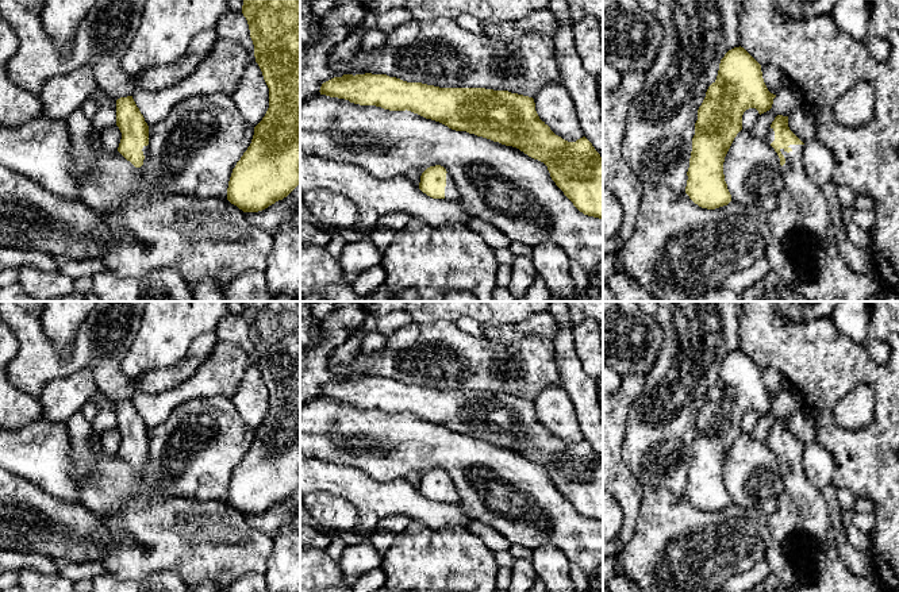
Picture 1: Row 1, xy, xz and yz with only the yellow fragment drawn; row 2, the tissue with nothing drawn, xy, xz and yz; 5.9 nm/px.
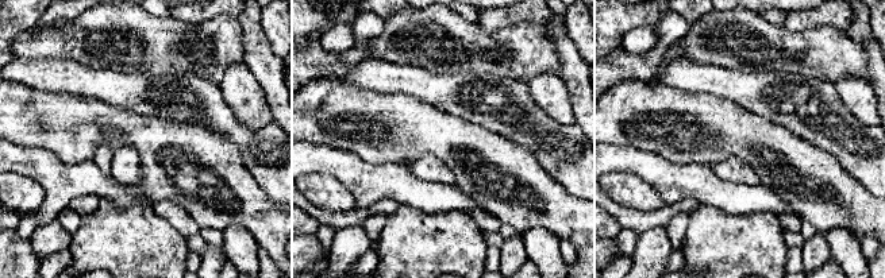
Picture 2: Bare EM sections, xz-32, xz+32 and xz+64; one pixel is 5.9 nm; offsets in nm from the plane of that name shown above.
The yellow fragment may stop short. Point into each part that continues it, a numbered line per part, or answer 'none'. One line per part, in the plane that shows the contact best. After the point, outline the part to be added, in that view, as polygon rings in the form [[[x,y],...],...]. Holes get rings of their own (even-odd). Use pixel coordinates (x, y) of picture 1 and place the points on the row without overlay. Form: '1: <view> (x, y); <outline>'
none

